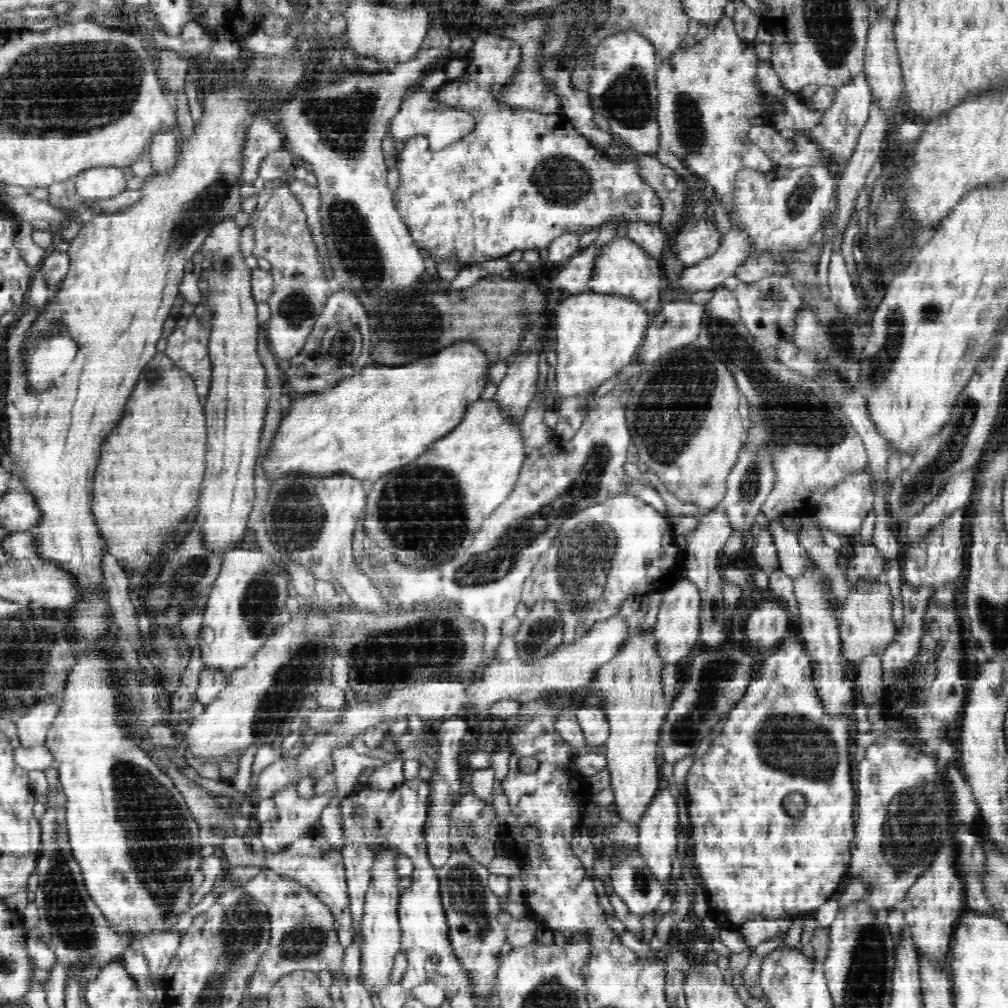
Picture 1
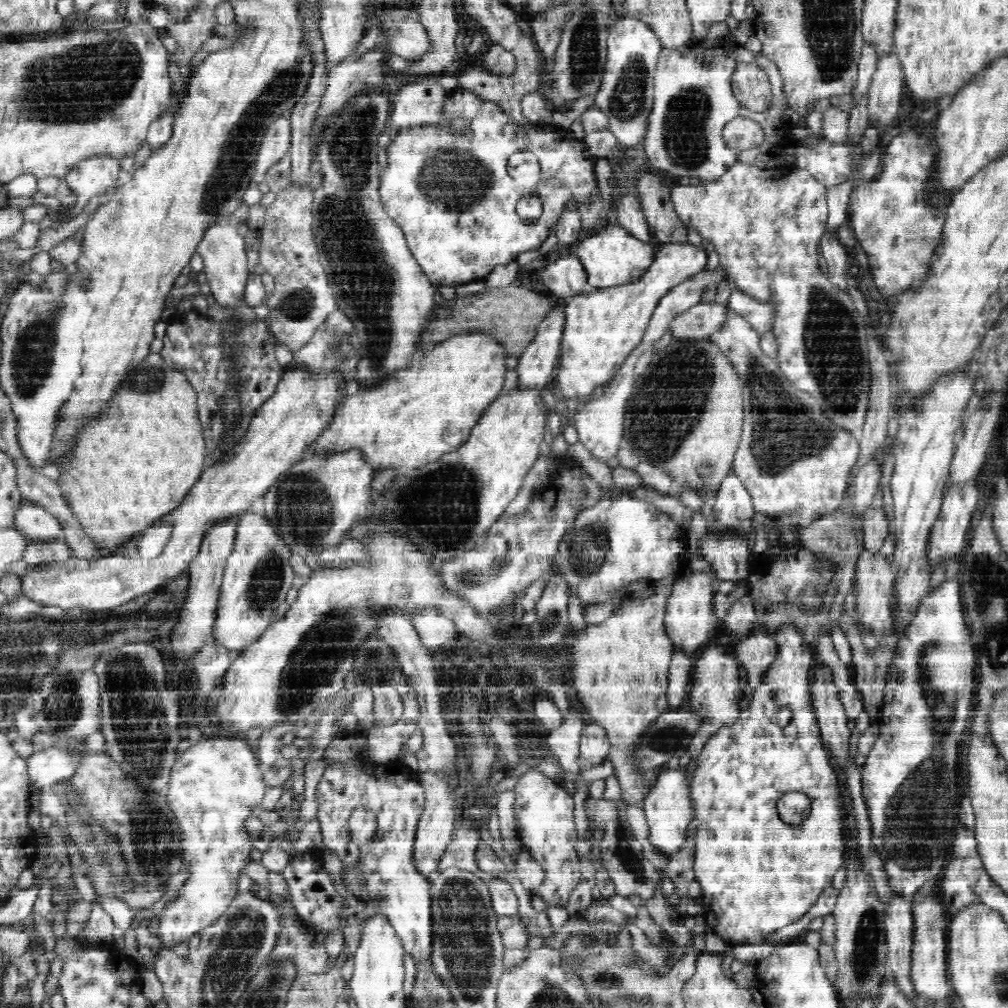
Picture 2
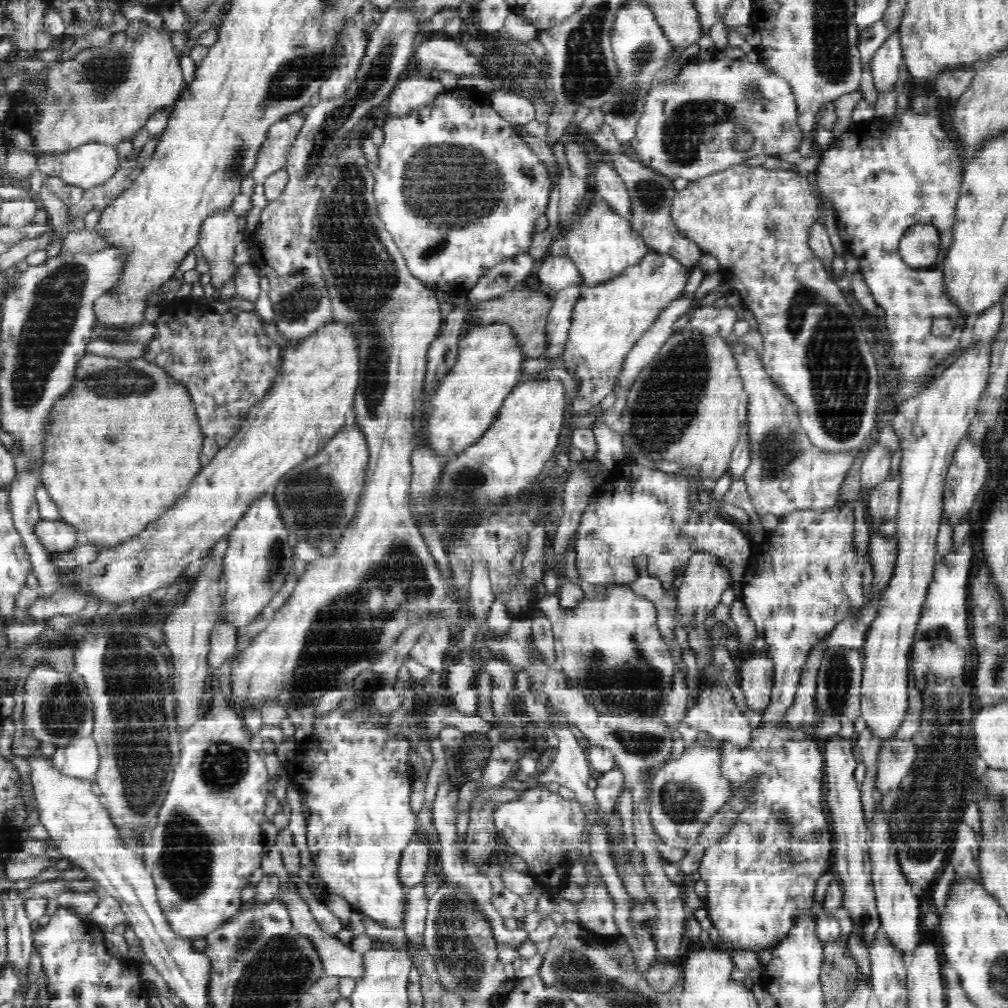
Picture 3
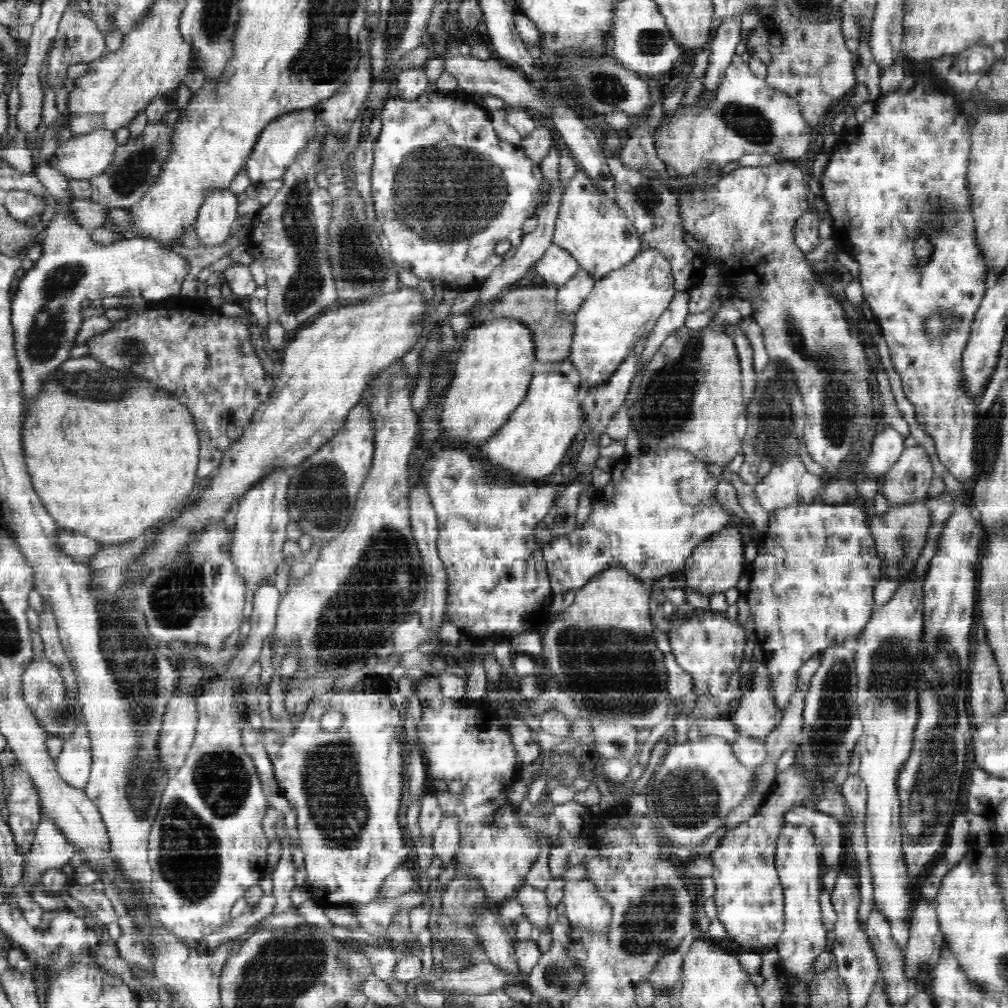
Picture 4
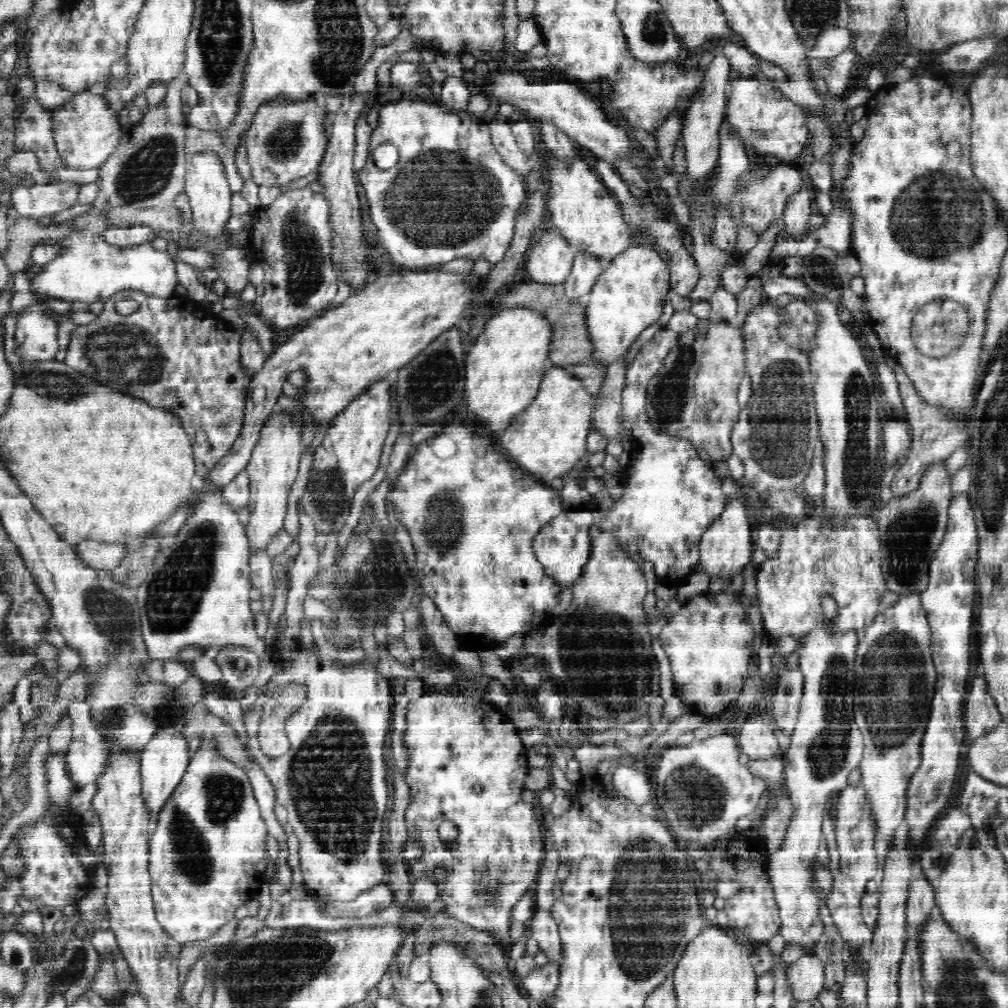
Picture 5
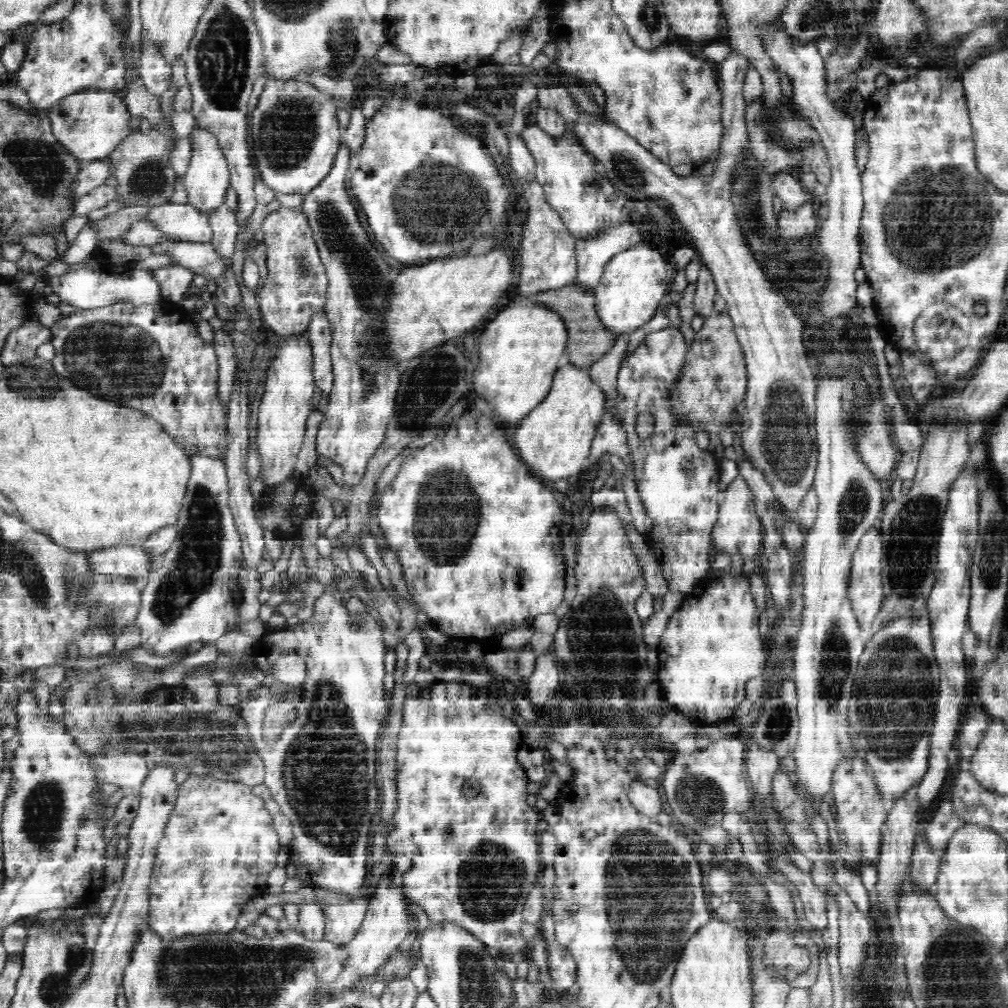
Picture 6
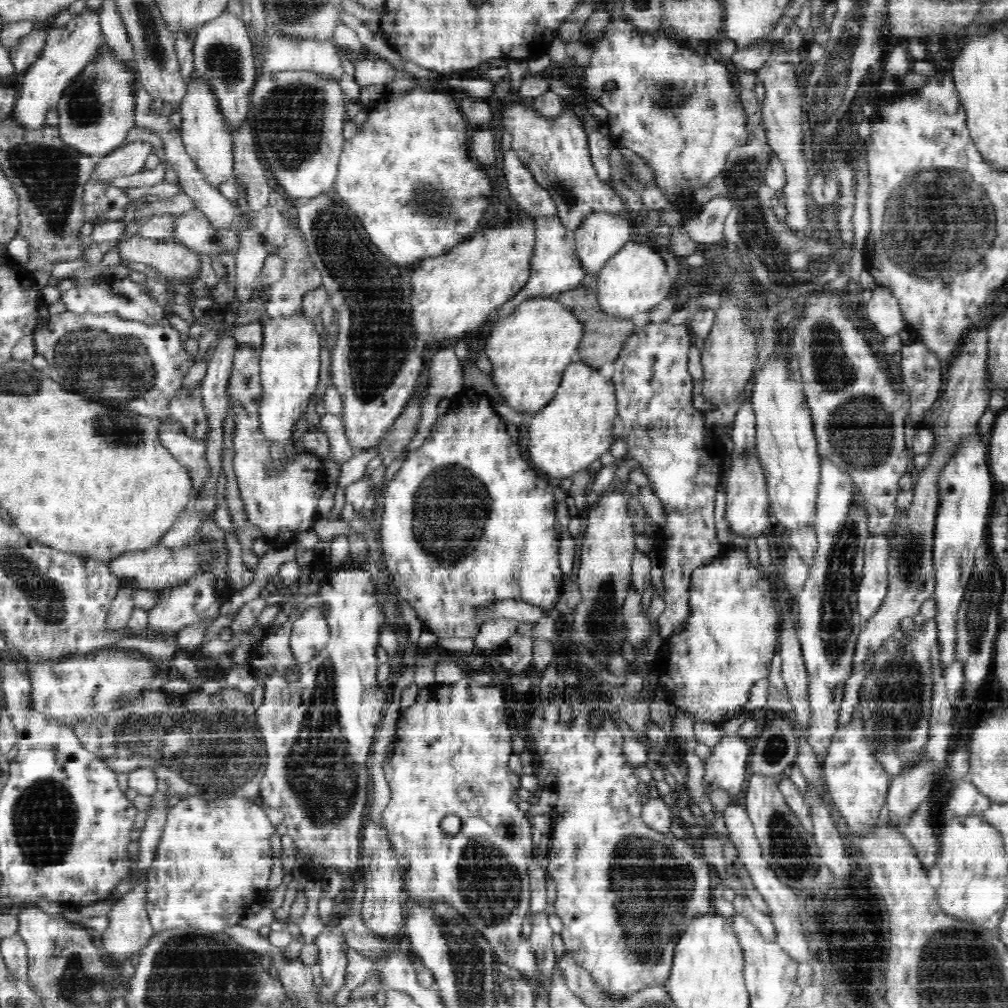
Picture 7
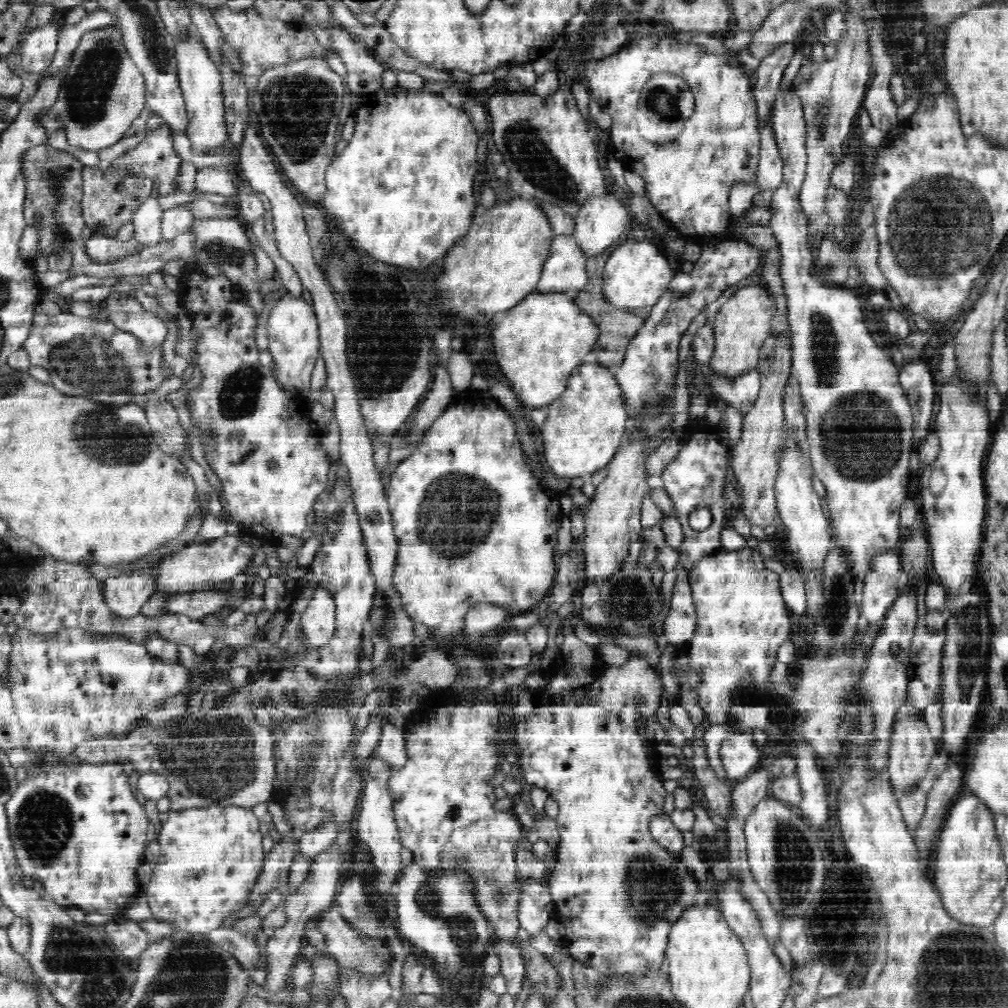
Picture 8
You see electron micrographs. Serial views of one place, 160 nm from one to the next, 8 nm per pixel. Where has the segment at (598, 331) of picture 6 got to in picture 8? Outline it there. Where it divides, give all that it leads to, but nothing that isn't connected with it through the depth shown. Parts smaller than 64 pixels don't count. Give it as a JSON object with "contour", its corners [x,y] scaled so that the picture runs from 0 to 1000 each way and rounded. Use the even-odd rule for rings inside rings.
{"contour":[[[597,250],[589,254],[589,256],[582,256],[581,268],[584,280],[569,296],[569,301],[593,322],[593,337],[589,345],[587,345],[587,349],[591,353],[591,359],[608,366],[617,361],[625,337],[631,333],[631,329],[637,325],[640,317],[629,311],[625,311],[625,308],[616,307],[610,305],[607,301],[603,302],[601,300],[601,296],[598,294],[598,270],[602,258],[603,254],[597,254]]]}

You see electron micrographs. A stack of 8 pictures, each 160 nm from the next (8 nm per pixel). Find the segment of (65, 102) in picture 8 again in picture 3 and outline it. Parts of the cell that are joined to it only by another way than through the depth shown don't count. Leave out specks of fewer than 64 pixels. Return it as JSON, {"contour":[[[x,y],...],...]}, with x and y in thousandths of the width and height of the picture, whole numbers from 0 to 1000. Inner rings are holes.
{"contour":[[[97,142],[83,143],[64,154],[42,155],[37,159],[43,175],[60,177],[81,188],[100,186],[111,178],[119,161],[114,145]]]}

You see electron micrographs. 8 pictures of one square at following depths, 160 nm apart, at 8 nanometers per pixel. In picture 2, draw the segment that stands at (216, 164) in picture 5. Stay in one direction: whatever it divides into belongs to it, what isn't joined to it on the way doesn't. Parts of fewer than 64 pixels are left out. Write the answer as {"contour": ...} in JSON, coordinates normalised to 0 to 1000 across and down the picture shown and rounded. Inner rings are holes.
{"contour":[[[228,212],[220,214],[210,221],[208,226],[205,226],[199,240],[195,242],[193,250],[201,256],[201,269],[205,274],[205,282],[208,283],[208,293],[214,297],[214,302],[232,304],[238,298],[242,298],[244,280],[246,280],[249,271],[245,265],[242,245],[239,222]]]}

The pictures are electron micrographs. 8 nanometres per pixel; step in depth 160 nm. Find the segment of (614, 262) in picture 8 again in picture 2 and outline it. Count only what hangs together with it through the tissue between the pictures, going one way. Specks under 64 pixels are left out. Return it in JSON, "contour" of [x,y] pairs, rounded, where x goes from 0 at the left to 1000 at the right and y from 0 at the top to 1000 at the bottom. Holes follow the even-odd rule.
{"contour":[[[685,240],[653,244],[648,261],[637,278],[620,285],[589,287],[563,297],[562,321],[556,341],[556,355],[550,378],[561,395],[574,397],[593,384],[600,384],[613,369],[619,356],[636,340],[654,298],[667,286],[696,270],[702,253]]]}

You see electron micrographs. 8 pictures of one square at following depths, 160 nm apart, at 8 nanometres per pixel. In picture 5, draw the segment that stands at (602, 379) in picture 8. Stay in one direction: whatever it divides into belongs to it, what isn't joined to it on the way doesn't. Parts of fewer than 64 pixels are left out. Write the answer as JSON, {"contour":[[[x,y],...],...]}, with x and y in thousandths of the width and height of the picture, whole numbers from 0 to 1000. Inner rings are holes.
{"contour":[[[545,362],[538,379],[535,381],[534,391],[530,393],[528,401],[515,409],[506,424],[496,431],[496,442],[502,446],[506,456],[512,456],[514,464],[520,464],[524,470],[536,470],[540,480],[545,480],[546,476],[554,473],[562,473],[563,468],[567,466],[575,454],[582,450],[581,437],[587,425],[588,408],[590,407],[590,394],[583,390],[579,380],[571,375],[563,366],[555,363]]]}

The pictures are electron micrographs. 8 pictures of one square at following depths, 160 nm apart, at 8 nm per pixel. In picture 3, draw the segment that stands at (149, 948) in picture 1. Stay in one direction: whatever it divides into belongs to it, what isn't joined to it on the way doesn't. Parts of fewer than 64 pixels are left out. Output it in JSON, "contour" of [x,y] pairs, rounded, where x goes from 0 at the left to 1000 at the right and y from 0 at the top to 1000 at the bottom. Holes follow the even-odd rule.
{"contour":[[[228,685],[218,691],[207,692],[208,706],[179,730],[178,758],[174,760],[165,792],[148,827],[147,839],[140,842],[155,878],[162,909],[174,927],[185,932],[204,929],[236,906],[240,900],[238,887],[252,863],[259,860],[262,847],[260,813],[267,787],[266,764],[258,748],[248,748],[255,734],[242,722],[240,707],[230,697]]]}

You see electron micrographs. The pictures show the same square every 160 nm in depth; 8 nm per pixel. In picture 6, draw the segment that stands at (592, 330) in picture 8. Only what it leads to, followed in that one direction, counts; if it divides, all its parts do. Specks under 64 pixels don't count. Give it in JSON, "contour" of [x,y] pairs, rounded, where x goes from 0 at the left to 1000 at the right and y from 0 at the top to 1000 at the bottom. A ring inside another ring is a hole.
{"contour":[[[524,296],[506,302],[500,308],[490,311],[488,321],[480,327],[476,337],[476,363],[470,369],[469,385],[472,391],[486,400],[496,413],[496,423],[503,429],[514,423],[540,395],[549,379],[550,370],[554,367],[554,357],[562,345],[562,320],[554,311]]]}

